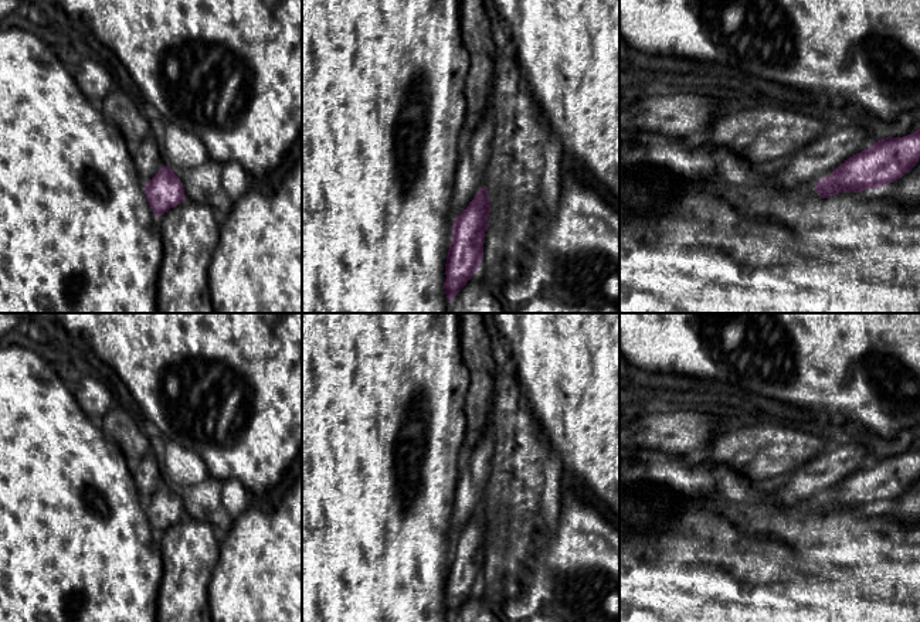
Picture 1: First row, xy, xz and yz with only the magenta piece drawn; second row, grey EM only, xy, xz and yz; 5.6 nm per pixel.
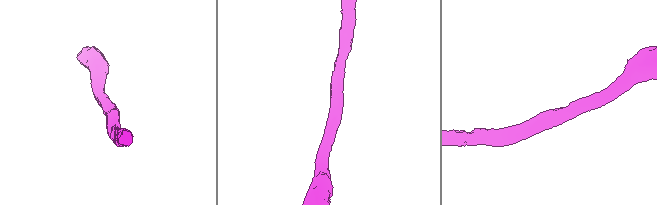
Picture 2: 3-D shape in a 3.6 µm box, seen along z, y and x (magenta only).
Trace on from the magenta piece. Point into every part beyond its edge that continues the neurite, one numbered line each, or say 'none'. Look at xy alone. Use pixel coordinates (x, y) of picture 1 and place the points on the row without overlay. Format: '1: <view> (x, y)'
none

